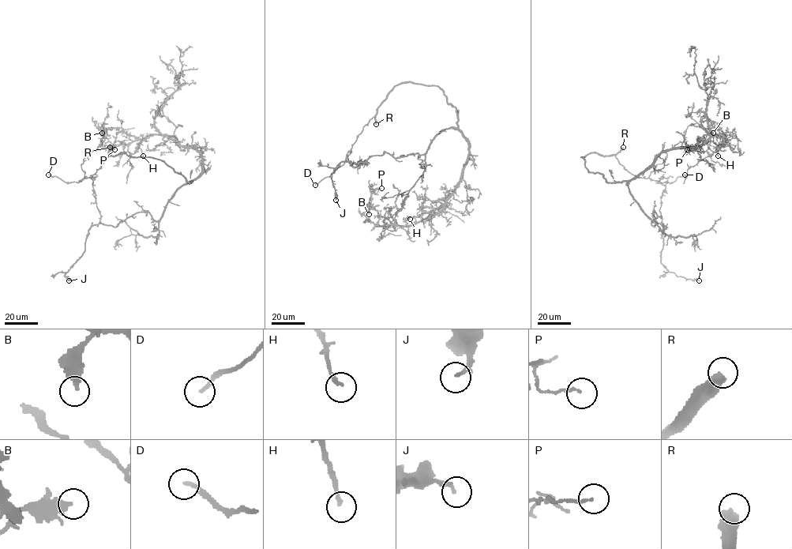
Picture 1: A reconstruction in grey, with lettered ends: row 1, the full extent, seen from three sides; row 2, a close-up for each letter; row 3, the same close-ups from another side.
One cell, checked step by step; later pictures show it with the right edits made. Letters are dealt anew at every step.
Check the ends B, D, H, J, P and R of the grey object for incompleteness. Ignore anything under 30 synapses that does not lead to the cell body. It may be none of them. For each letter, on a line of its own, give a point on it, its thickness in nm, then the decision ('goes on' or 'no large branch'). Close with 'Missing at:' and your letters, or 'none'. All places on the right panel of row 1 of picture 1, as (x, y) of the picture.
B: (713, 133) | 280 nm | no large branch
D: (685, 174) | 160 nm | goes on
H: (718, 156) | 170 nm | no large branch
J: (699, 280) | 170 nm | no large branch
P: (687, 149) | 120 nm | no large branch
R: (623, 147) | 550 nm | goes on
Missing at: D, R

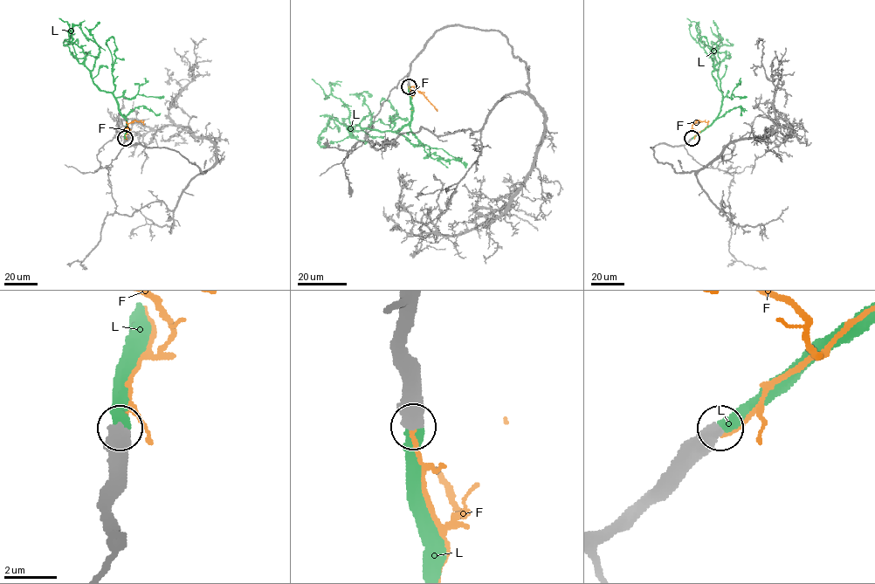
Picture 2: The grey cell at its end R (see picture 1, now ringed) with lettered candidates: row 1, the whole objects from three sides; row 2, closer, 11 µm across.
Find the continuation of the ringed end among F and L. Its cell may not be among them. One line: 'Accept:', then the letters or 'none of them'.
Accept: L

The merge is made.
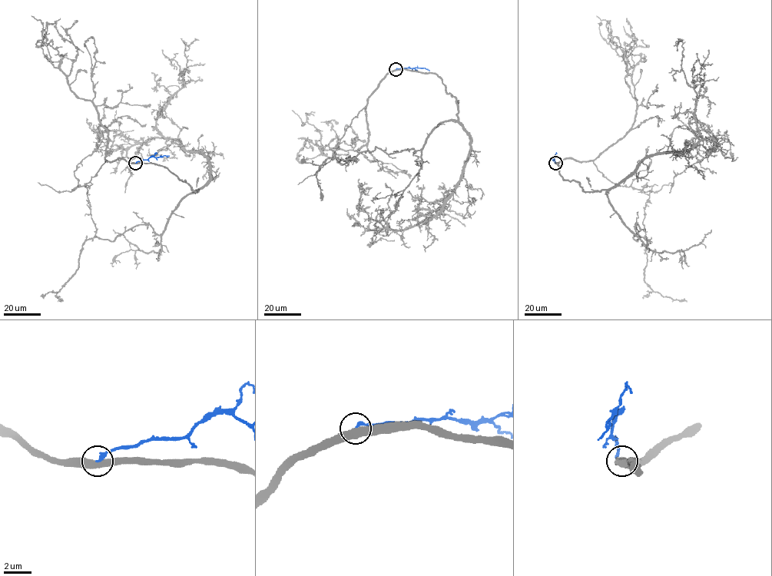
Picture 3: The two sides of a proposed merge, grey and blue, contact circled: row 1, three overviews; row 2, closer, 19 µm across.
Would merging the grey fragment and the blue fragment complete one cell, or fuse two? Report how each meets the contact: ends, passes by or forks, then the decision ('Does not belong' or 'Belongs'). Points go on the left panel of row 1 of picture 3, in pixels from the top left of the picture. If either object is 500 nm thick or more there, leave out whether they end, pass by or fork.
Does not belong

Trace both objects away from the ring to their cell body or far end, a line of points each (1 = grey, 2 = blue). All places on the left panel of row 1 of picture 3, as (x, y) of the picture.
1: (135, 163), (195, 191), (209, 179), (174, 139), (100, 125), (111, 154)
2: (135, 163), (151, 157), (169, 156)

